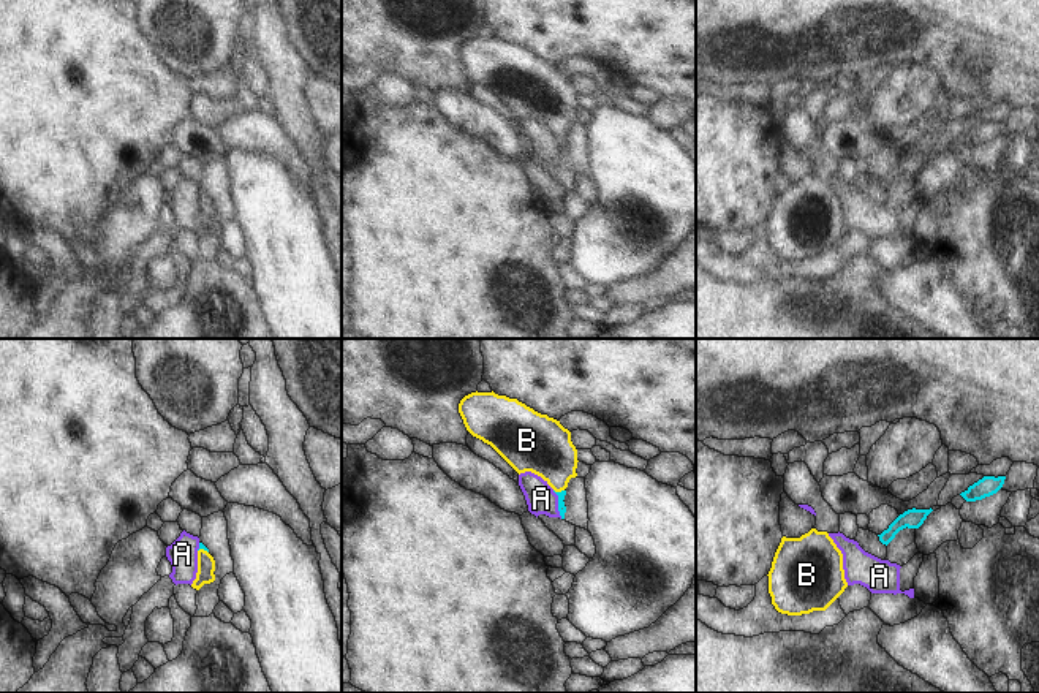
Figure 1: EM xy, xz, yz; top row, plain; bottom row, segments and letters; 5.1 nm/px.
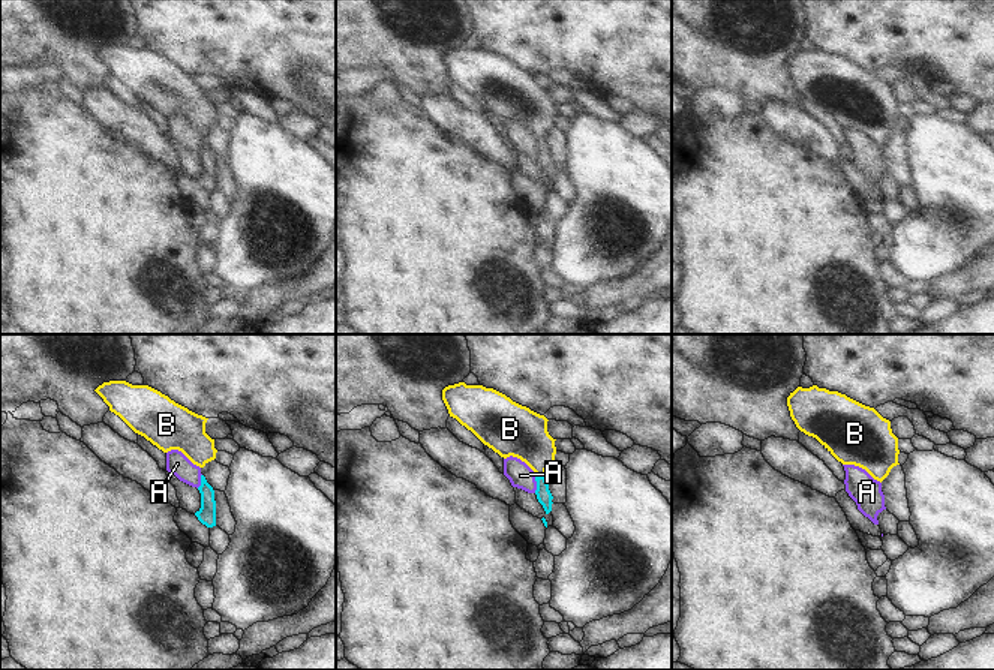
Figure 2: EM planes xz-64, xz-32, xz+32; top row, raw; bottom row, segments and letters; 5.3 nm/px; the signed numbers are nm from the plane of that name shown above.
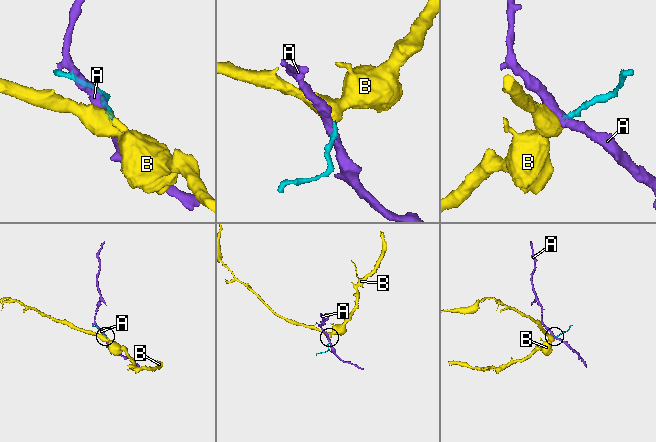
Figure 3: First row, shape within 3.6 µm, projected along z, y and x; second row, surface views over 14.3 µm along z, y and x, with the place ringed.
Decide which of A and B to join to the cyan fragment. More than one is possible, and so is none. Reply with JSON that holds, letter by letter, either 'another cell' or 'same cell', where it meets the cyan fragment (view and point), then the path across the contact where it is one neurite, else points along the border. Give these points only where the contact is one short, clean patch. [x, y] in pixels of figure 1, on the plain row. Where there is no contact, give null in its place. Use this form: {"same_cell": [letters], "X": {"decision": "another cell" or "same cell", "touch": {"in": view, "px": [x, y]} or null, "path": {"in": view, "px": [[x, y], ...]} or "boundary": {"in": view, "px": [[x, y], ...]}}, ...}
{"same_cell": ["B"], "A": {"decision": "another cell", "touch": {"in": "xz", "px": [559, 151]}, "boundary": {"in": "xz", "px": [[552, 136], [557, 141], [559, 160], [562, 163]]}}, "B": {"decision": "same cell", "touch": {"in": "xz", "px": [559, 138]}, "path": {"in": "xz", "px": [[562, 154], [559, 138], [555, 105], [543, 92]]}}}

